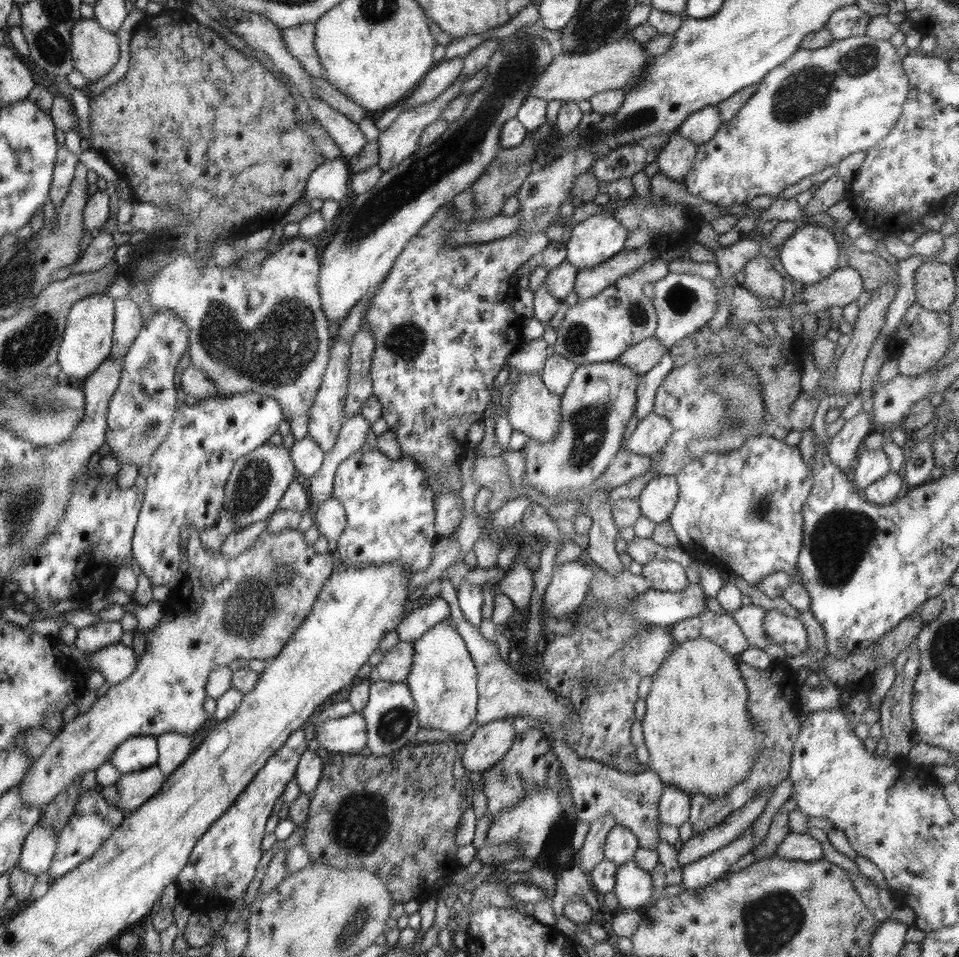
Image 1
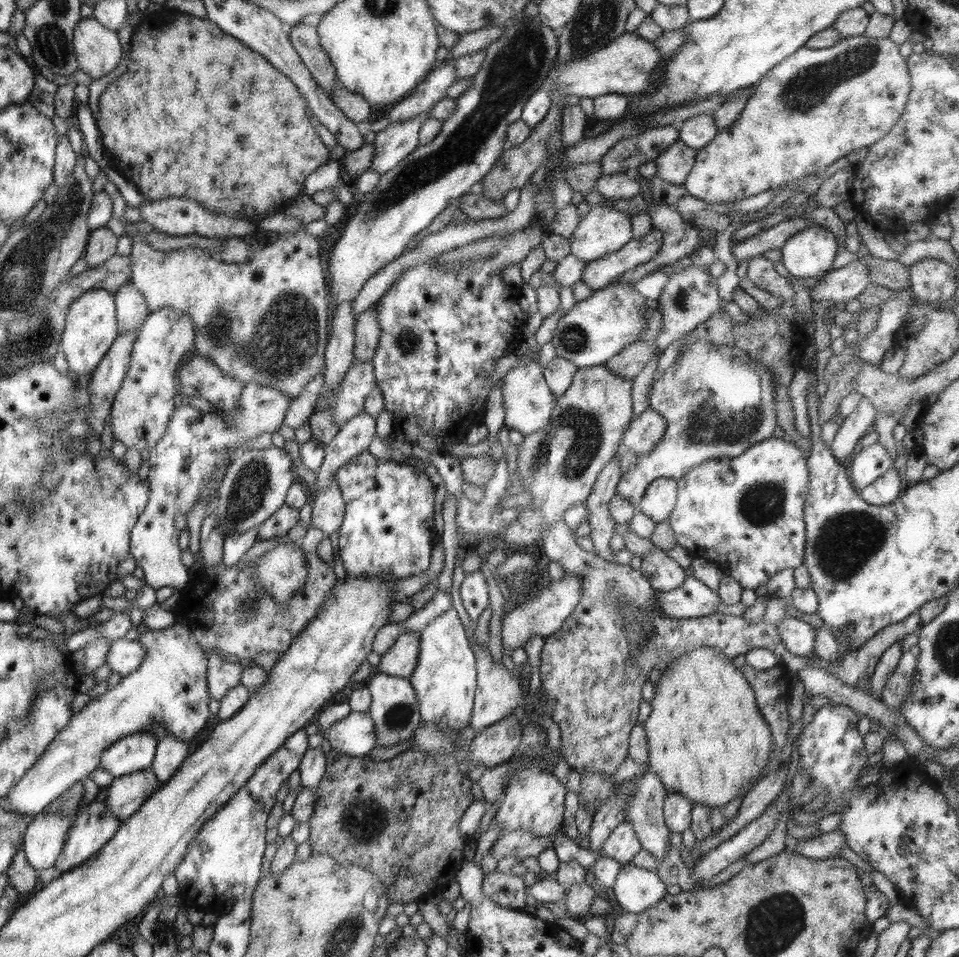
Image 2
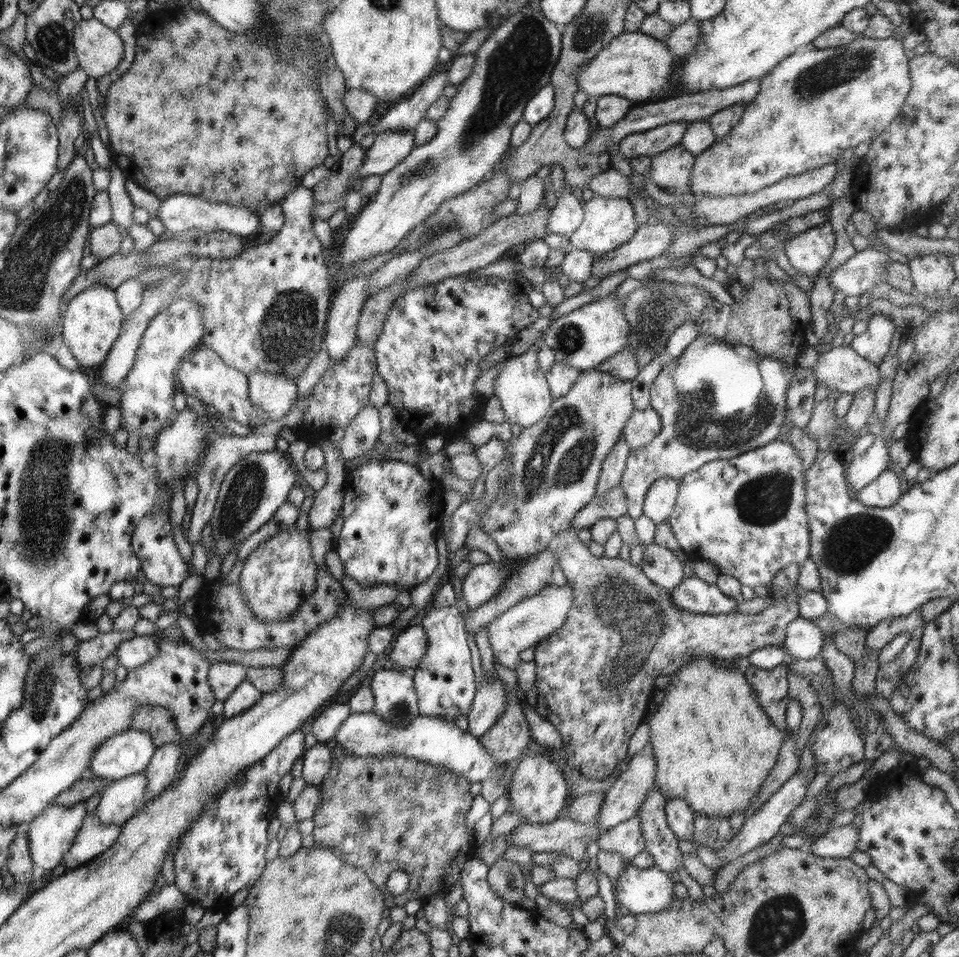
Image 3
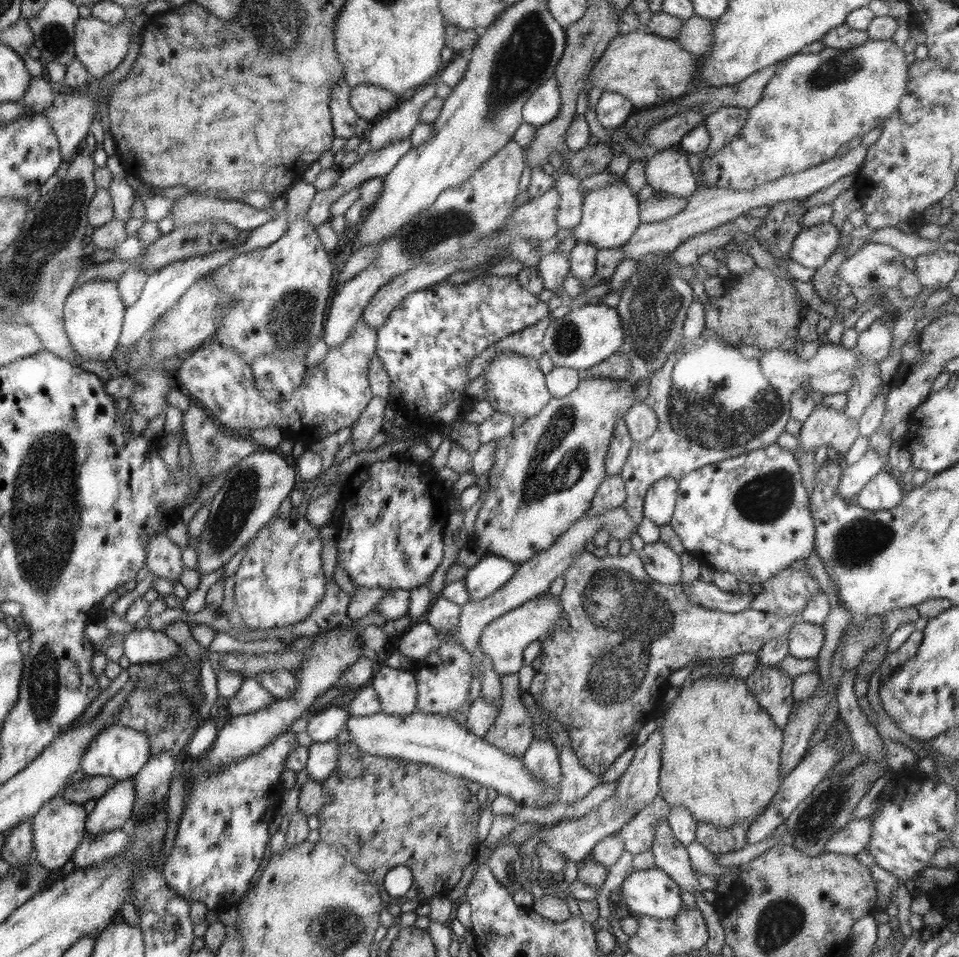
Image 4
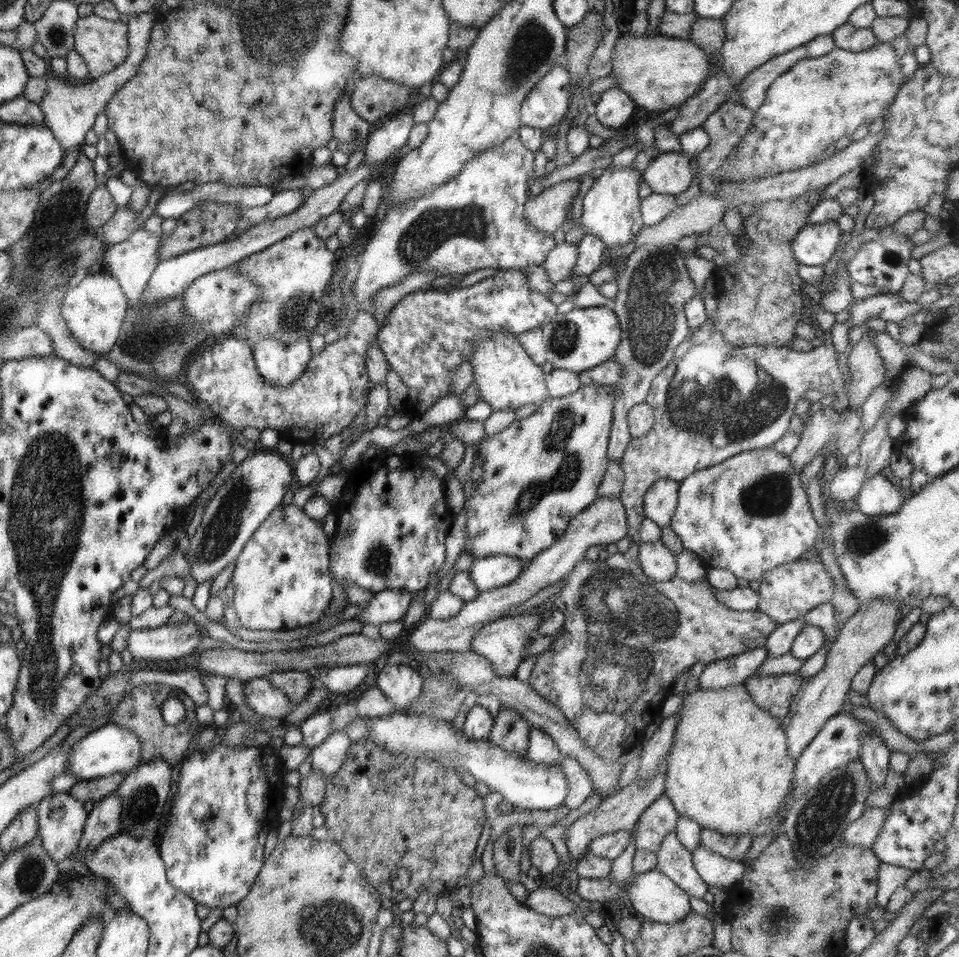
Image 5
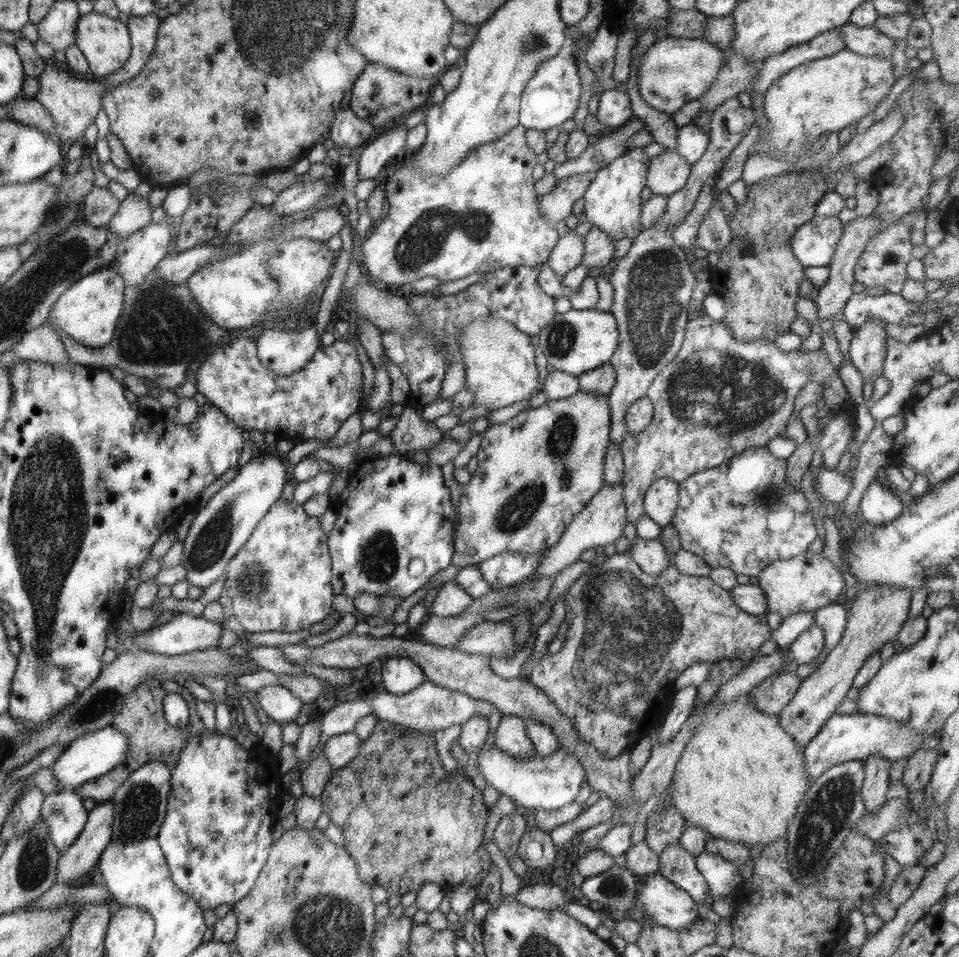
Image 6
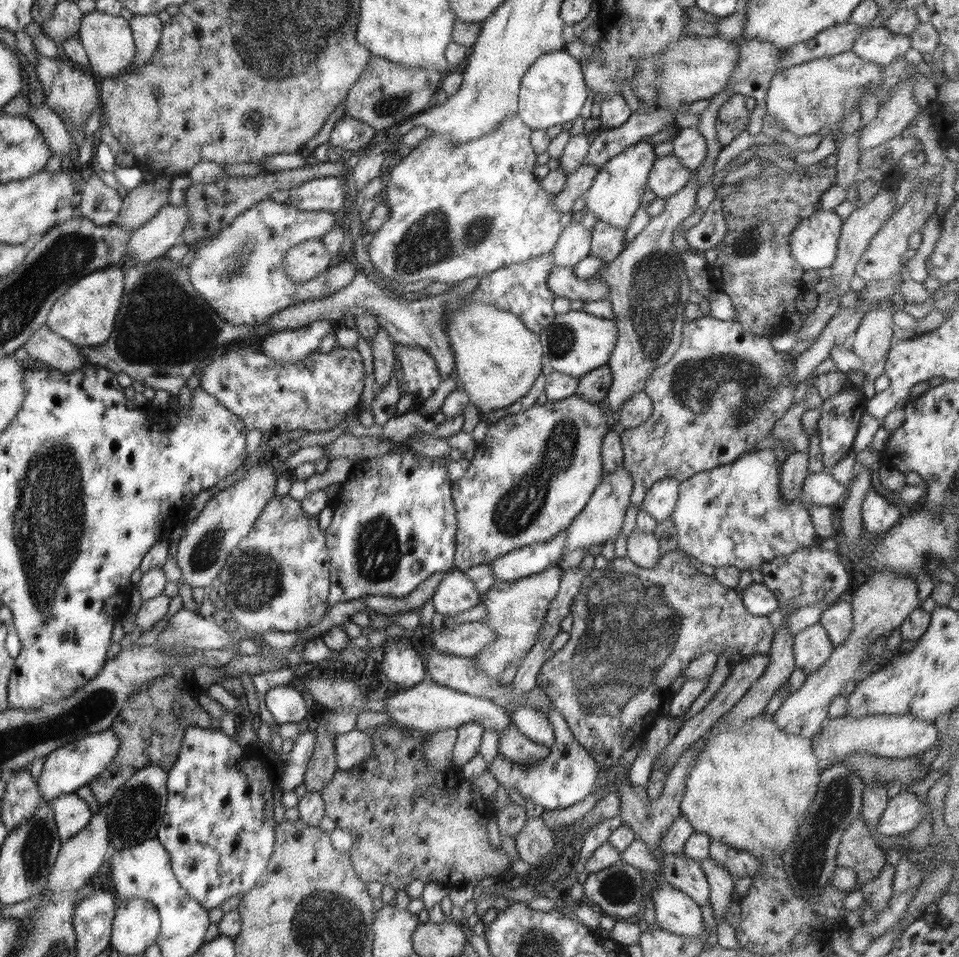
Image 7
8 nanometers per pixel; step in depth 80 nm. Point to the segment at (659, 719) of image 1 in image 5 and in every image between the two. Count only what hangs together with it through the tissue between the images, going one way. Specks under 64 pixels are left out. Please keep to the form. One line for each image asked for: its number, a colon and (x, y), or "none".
2: (706, 738)
3: (714, 745)
4: (721, 756)
5: (729, 770)

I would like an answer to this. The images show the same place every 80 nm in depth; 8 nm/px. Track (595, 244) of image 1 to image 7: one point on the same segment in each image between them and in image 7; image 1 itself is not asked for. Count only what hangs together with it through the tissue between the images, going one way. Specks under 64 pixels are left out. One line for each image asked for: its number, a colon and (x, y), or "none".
2: (604, 230)
3: (608, 223)
4: (610, 216)
5: (610, 208)
6: (612, 201)
7: (614, 197)

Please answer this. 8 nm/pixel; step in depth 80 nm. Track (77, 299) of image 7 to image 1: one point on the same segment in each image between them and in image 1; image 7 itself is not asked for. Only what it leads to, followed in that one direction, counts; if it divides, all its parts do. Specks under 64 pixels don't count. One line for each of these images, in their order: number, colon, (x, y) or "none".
1: (87, 341)
2: (92, 323)
3: (92, 321)
4: (93, 314)
5: (94, 311)
6: (89, 310)

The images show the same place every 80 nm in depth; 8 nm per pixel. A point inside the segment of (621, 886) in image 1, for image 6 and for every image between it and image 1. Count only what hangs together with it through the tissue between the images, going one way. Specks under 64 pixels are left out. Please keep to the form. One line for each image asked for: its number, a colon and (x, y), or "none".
2: (635, 889)
3: (642, 891)
4: (652, 892)
5: (656, 897)
6: (667, 905)

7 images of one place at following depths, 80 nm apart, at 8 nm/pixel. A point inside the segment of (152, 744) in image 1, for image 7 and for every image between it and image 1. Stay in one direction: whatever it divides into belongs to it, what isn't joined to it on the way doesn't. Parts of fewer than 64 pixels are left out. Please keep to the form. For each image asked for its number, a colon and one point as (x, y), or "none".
2: (133, 753)
3: (128, 753)
4: (119, 752)
5: (110, 750)
6: (86, 758)
7: (67, 769)

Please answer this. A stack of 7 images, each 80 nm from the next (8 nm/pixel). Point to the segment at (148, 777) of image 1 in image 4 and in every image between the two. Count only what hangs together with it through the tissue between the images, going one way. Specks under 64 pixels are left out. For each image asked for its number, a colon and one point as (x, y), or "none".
2: (125, 796)
3: (121, 799)
4: (113, 811)

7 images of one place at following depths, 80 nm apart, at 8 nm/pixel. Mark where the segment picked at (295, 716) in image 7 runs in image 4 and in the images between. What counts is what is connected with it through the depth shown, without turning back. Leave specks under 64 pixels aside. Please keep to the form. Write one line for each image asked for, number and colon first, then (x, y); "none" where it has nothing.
4: (252, 696)
5: (266, 701)
6: (277, 702)

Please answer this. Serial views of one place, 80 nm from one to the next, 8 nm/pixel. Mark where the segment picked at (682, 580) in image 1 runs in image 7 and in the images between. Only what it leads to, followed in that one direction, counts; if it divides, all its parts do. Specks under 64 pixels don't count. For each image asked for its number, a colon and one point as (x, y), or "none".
2: (664, 574)
3: (661, 565)
4: (662, 565)
5: (658, 562)
6: (651, 556)
7: (643, 549)

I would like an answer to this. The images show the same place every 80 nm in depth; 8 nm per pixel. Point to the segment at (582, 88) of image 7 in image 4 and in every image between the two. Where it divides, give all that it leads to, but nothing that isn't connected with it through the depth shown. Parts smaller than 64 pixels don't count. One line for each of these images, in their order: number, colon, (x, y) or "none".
4: (542, 107)
5: (546, 105)
6: (552, 95)

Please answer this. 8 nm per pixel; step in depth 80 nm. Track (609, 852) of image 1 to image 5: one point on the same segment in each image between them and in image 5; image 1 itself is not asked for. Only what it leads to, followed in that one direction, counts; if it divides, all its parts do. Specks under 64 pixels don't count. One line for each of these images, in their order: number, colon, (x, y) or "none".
2: (622, 845)
3: (626, 839)
4: (637, 834)
5: (660, 817)

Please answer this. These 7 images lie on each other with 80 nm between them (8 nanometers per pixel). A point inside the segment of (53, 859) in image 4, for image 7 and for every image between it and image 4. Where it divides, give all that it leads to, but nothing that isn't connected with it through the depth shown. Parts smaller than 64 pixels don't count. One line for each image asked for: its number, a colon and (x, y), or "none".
5: (61, 818)
6: (64, 813)
7: (72, 814)

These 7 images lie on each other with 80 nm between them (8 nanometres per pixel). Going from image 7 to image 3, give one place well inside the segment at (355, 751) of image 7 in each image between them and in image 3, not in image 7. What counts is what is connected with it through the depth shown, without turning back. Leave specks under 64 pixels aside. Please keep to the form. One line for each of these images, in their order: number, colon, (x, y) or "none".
3: (316, 761)
4: (323, 756)
5: (328, 757)
6: (339, 750)

